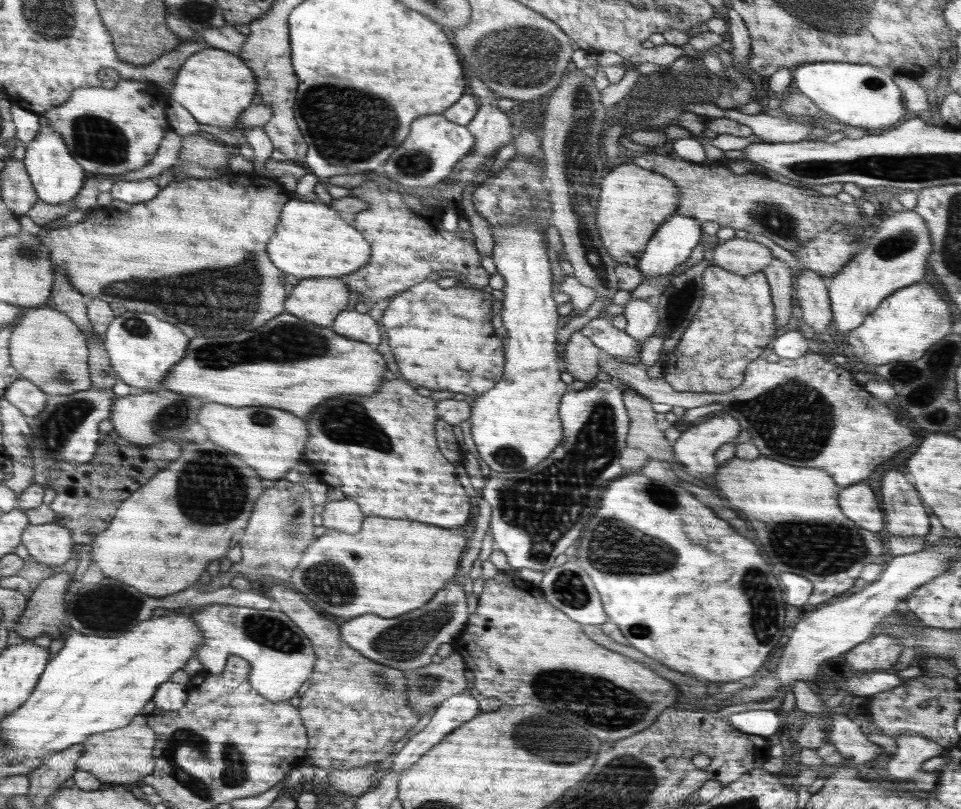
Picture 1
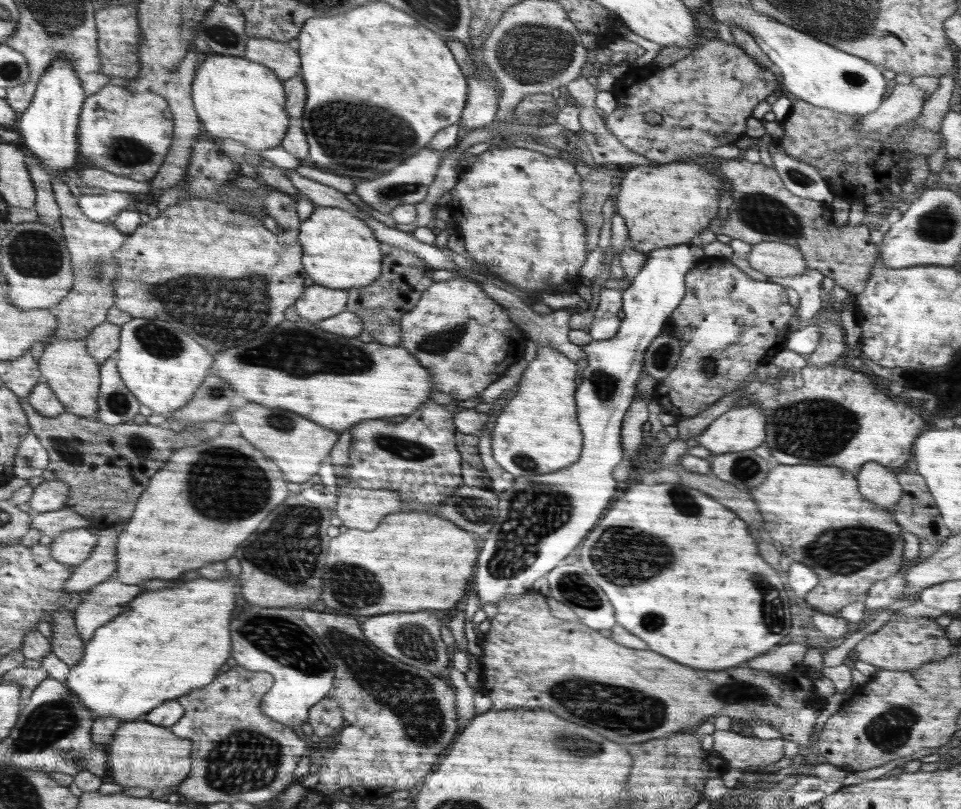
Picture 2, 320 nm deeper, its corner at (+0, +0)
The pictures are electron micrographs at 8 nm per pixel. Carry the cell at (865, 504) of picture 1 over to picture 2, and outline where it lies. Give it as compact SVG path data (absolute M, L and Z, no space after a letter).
M868 462L861 466L862 470L856 474L858 478L858 488L860 494L878 504L878 506L892 506L898 502L902 496L899 480L896 480L896 474L890 472L891 468L885 467L880 463Z

